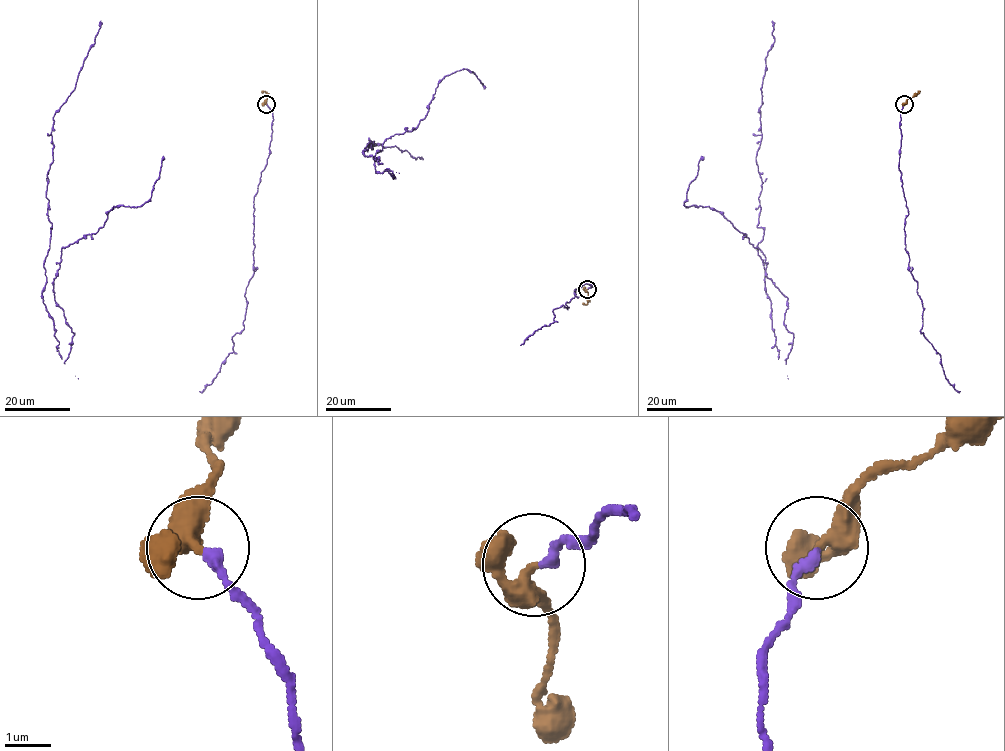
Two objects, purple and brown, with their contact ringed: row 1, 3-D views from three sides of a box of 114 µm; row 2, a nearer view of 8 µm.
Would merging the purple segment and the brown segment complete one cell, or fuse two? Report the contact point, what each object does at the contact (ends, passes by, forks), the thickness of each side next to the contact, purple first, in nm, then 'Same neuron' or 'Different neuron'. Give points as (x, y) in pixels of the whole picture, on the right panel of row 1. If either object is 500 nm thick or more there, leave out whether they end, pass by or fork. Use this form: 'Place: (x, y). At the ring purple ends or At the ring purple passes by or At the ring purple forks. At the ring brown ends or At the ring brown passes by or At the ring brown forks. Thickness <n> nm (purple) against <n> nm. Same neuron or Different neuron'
Place: (904, 104). At the ring purple ends. At the ring brown passes by. Thickness 220 nm (purple) against 340 nm. Same neuron

